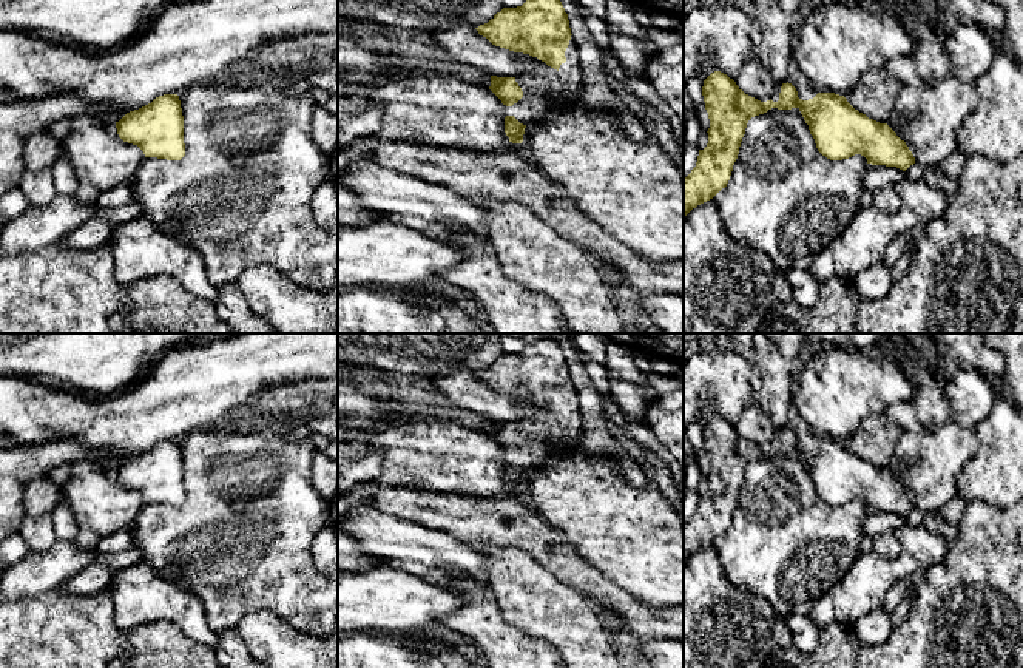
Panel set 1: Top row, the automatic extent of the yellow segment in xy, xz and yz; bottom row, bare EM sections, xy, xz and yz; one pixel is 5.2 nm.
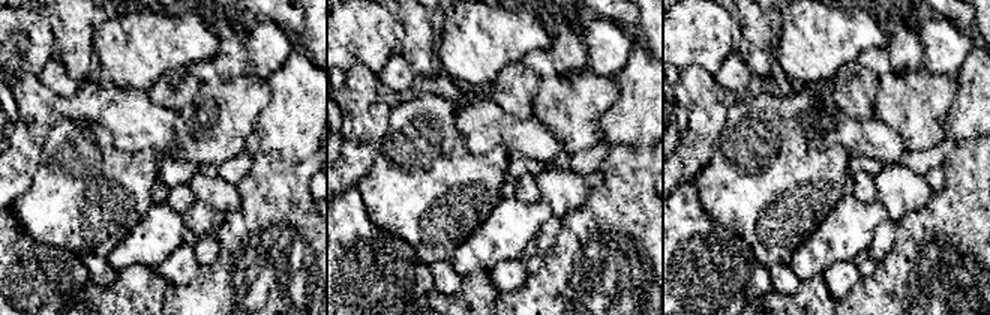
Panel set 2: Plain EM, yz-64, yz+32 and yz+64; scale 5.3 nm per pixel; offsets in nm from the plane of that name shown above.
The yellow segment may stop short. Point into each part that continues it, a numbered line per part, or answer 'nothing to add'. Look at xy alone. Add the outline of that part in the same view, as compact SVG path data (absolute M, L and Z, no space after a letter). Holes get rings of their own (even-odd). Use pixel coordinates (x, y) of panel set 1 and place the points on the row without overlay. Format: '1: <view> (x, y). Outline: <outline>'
nothing to add

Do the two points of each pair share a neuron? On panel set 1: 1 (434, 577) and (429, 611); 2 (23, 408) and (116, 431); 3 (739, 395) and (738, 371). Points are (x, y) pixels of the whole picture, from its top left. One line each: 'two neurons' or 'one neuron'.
1: two neurons
2: one neuron
3: one neuron

